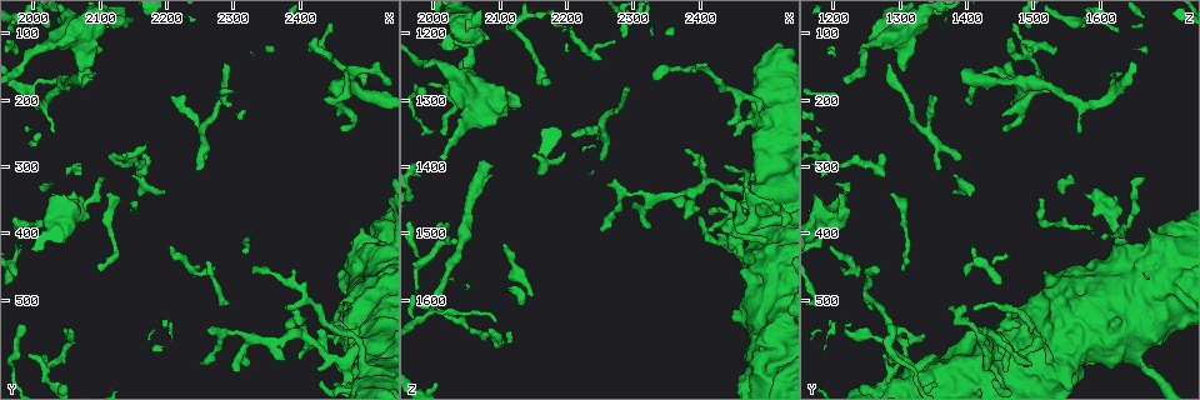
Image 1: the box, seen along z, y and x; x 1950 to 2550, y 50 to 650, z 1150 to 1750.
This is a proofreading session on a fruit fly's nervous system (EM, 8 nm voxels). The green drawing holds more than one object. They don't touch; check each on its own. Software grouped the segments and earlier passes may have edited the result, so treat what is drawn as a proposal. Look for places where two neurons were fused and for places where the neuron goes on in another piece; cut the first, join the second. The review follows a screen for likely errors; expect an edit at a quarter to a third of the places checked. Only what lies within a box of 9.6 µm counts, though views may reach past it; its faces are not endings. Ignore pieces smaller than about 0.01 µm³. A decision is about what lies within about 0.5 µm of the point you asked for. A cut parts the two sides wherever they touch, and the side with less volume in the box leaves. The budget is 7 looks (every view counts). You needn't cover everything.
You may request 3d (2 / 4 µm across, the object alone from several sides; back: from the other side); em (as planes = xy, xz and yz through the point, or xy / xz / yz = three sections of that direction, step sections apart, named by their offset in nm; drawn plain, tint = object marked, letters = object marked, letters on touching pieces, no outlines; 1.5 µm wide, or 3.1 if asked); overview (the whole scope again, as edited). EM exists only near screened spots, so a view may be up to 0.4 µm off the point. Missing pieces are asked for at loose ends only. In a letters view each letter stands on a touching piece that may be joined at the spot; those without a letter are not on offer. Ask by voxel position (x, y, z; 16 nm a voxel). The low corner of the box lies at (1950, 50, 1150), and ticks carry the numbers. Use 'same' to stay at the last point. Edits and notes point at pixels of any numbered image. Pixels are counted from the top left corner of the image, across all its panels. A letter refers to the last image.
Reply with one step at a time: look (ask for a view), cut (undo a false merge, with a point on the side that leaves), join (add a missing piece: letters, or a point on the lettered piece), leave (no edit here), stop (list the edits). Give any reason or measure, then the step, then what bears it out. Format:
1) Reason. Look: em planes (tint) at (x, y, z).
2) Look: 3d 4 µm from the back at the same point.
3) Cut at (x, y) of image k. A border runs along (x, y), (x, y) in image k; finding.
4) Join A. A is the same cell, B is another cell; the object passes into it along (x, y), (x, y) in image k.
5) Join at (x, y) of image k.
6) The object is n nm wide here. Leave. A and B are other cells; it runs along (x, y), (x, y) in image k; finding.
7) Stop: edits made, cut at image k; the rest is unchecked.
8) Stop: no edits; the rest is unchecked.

An open end. Look: 3d 2 µm from the back at (2010, 585, 1355).

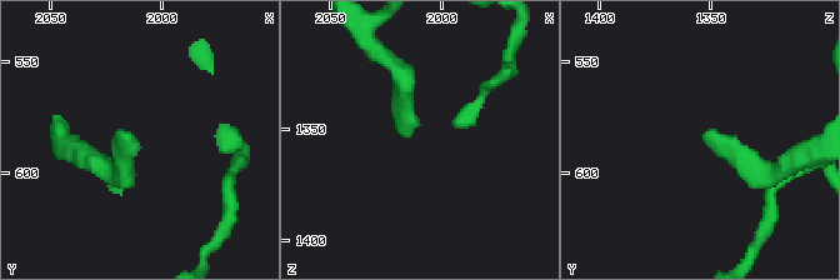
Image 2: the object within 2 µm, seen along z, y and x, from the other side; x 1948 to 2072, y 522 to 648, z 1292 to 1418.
Need the tissue. Look: em xz step 4 (tint) at (2015, 583, 1351).

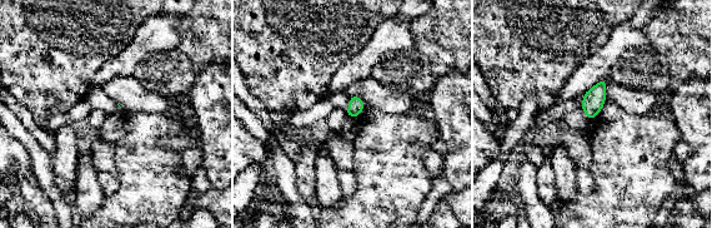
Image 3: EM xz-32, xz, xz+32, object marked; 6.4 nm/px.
Another direction. Look: em xy step 4 (letters) at the same point.

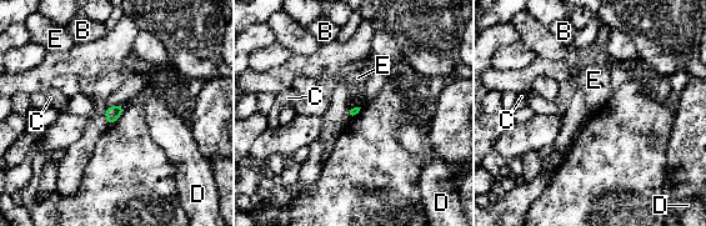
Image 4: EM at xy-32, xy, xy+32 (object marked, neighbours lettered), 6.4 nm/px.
Leave. B, C, D and E are other cells; a border runs along (350, 105), (360, 108) in image 4; no lettered piece goes on from it.

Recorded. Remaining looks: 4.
An open end. Look: 3d 2 µm at (2090, 160, 1400).

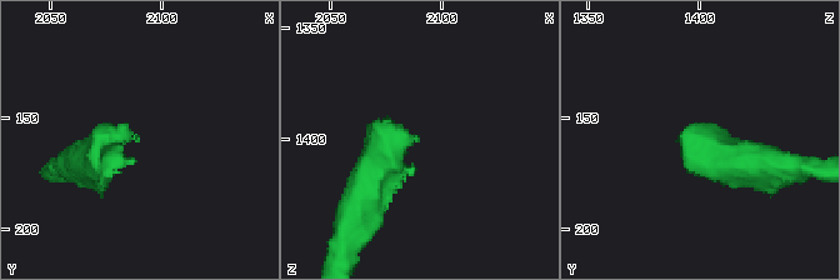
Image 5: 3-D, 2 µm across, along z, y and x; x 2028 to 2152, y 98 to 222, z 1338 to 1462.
Shape alone is not enough. Look: em planes (tint) at (2089, 159, 1401).

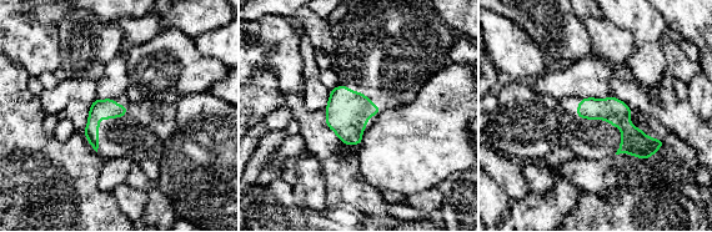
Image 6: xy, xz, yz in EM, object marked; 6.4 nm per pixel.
Look: em planes (letters) at the same point.

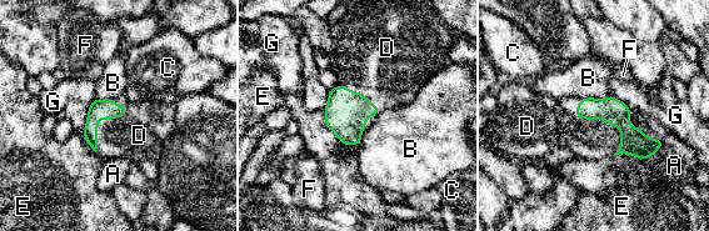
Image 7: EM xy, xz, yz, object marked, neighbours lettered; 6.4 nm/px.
Join D. D is the same cell, A, B, C, E, F and G are other cells; the object passes into it along (108, 108), (106, 119), (139, 135) in image 7; it goes on there.

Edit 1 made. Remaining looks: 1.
Stop: edits made, join at image 7; the rest is unchecked.

